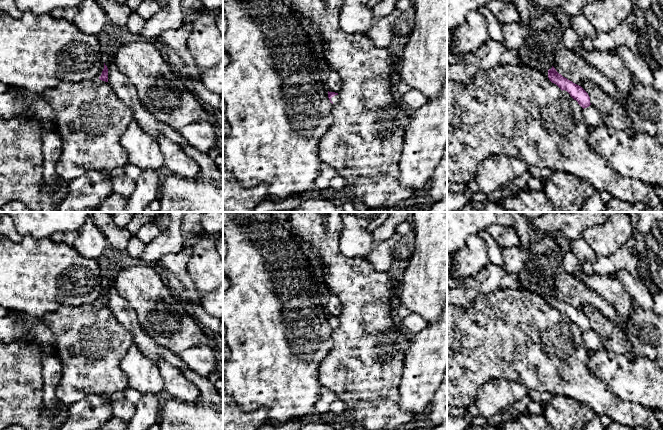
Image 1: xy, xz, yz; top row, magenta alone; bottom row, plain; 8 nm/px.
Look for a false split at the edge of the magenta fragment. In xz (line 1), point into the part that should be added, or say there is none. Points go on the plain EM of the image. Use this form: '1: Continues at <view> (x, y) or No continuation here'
1: Continues at xz (335, 323)

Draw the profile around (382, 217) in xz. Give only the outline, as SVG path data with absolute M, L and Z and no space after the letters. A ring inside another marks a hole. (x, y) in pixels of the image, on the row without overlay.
M382 212L376 219L374 219L369 225L368 229L370 231L374 231L377 229L380 225L382 225L386 219L388 218L389 212Z

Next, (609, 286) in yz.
M581 272L579 278L616 310L616 317L609 320L595 307L583 304L579 310L588 317L591 330L601 337L607 351L617 354L631 352L631 344L626 338L624 325L631 315L632 300L620 279L614 275L614 272L591 275Z

